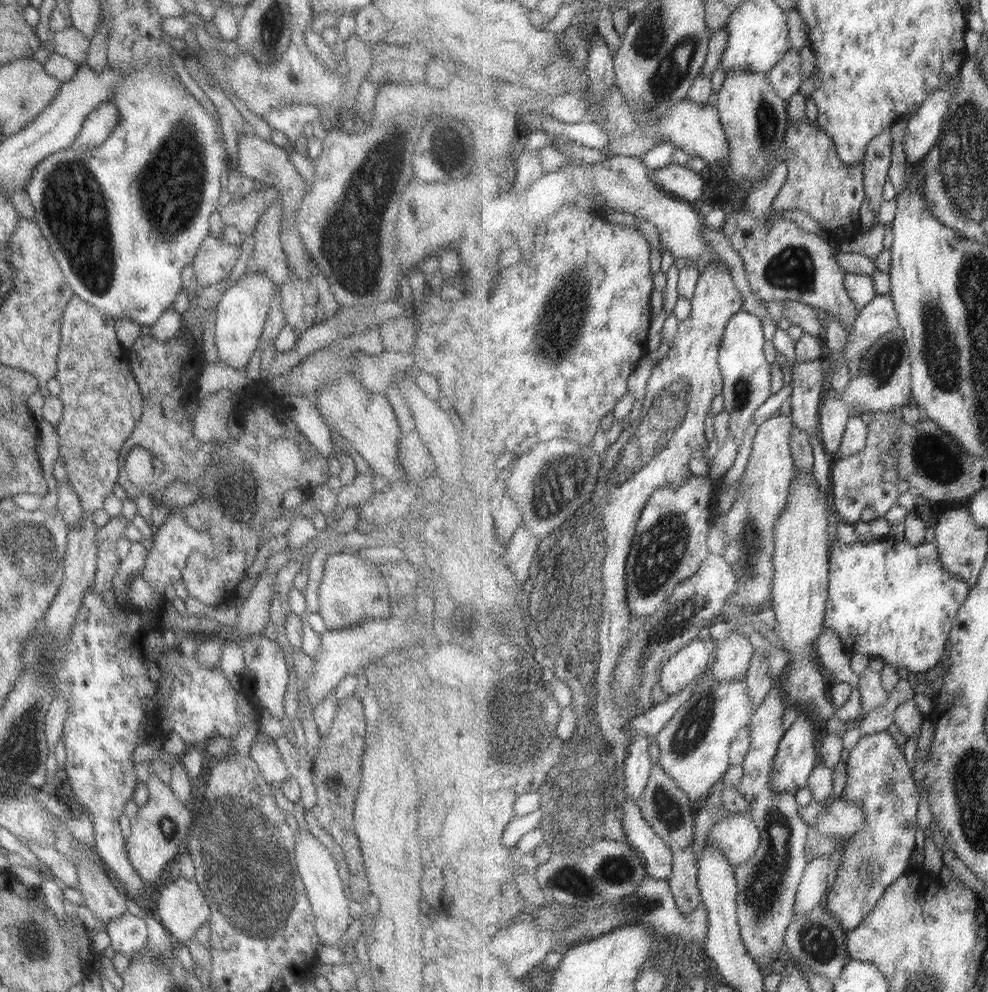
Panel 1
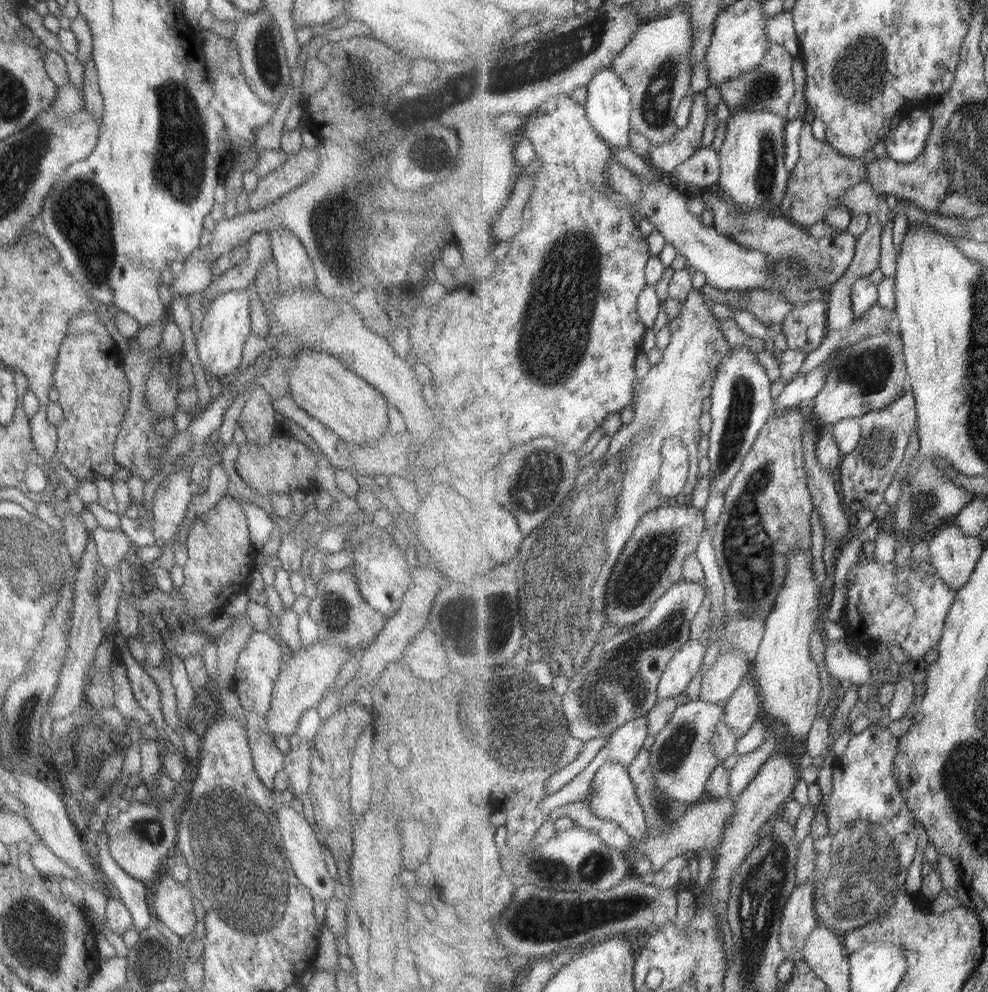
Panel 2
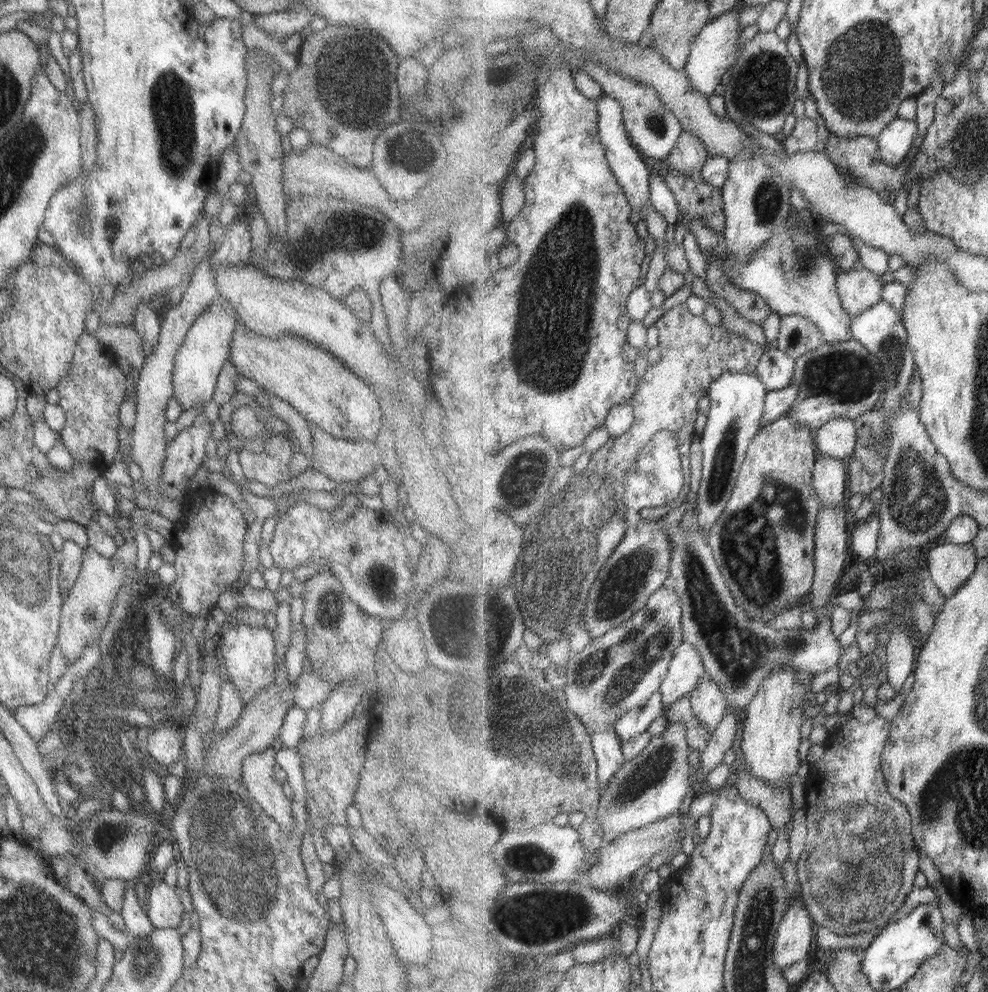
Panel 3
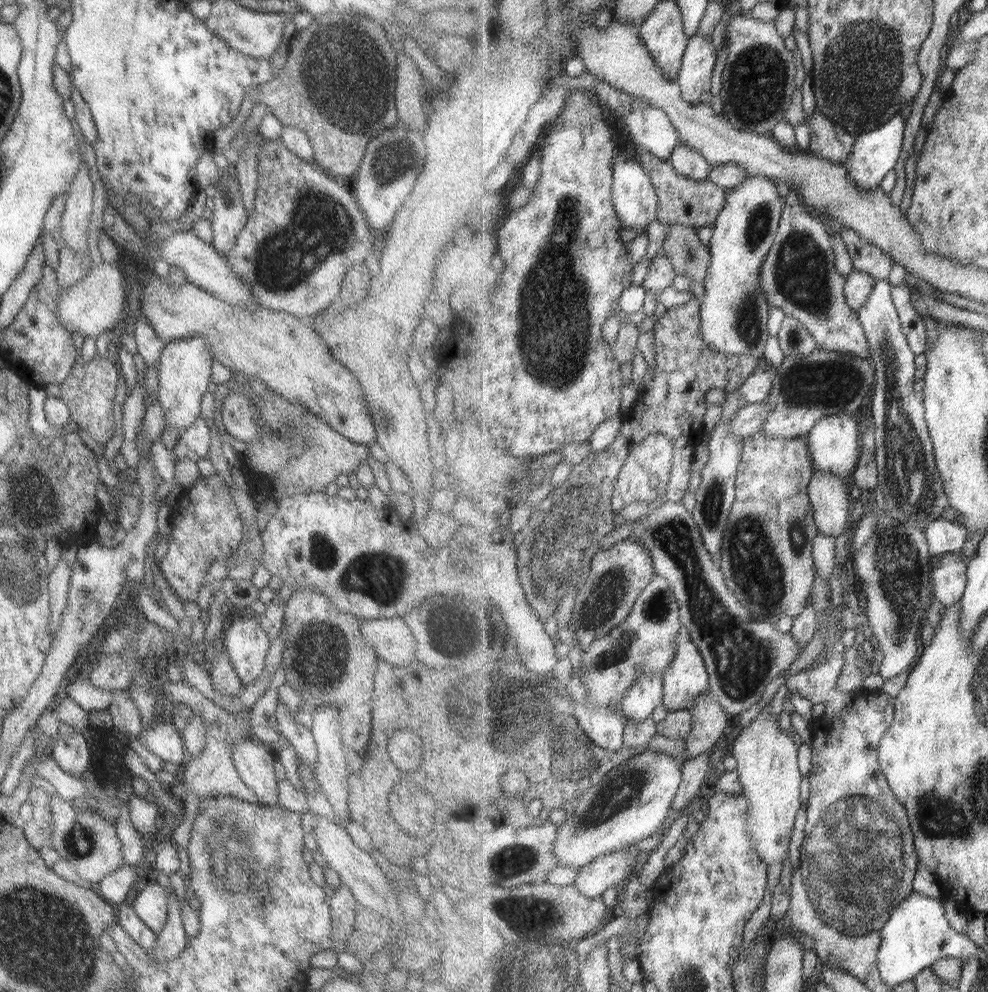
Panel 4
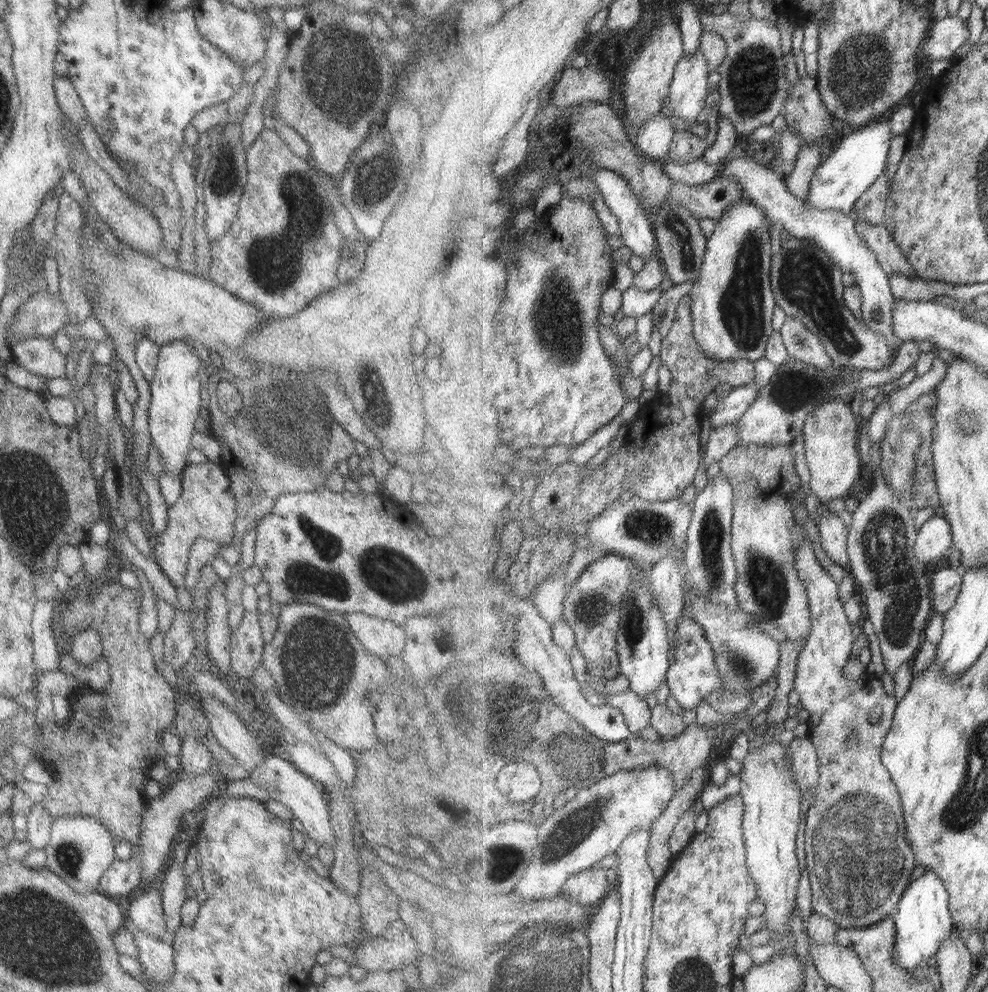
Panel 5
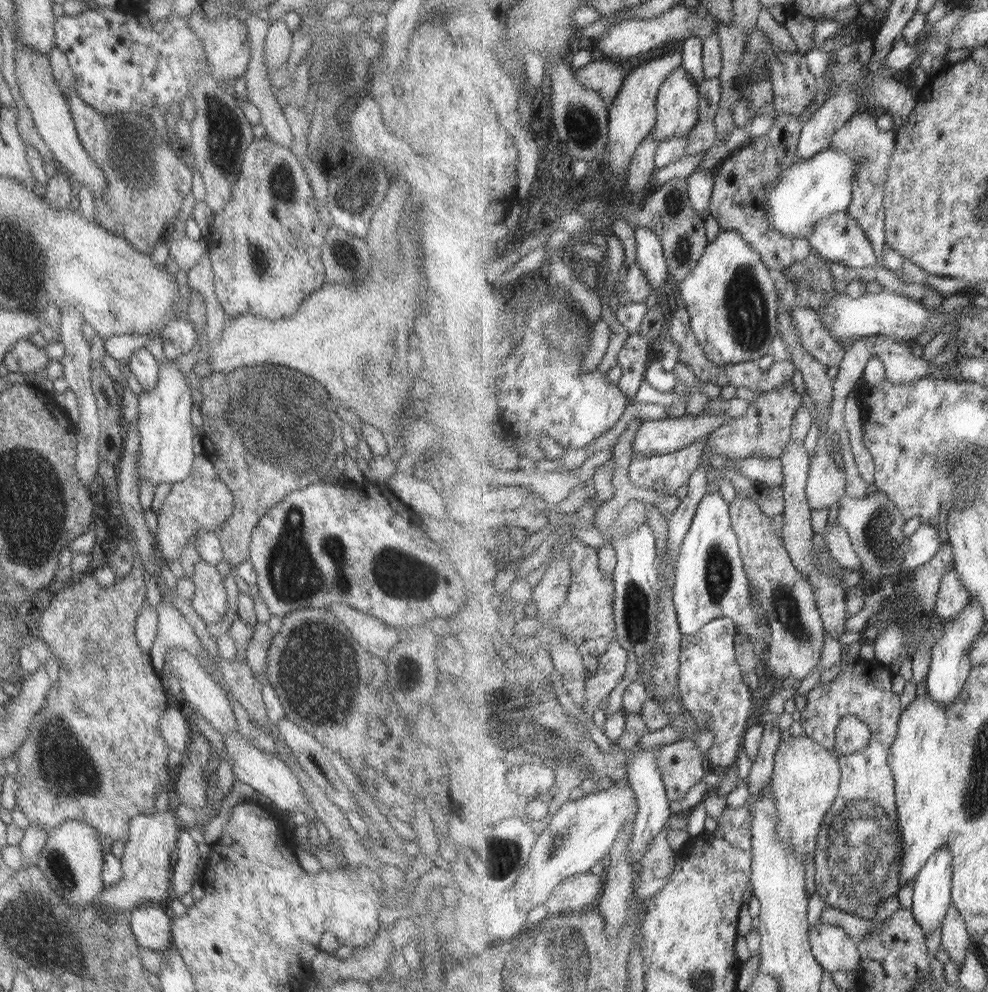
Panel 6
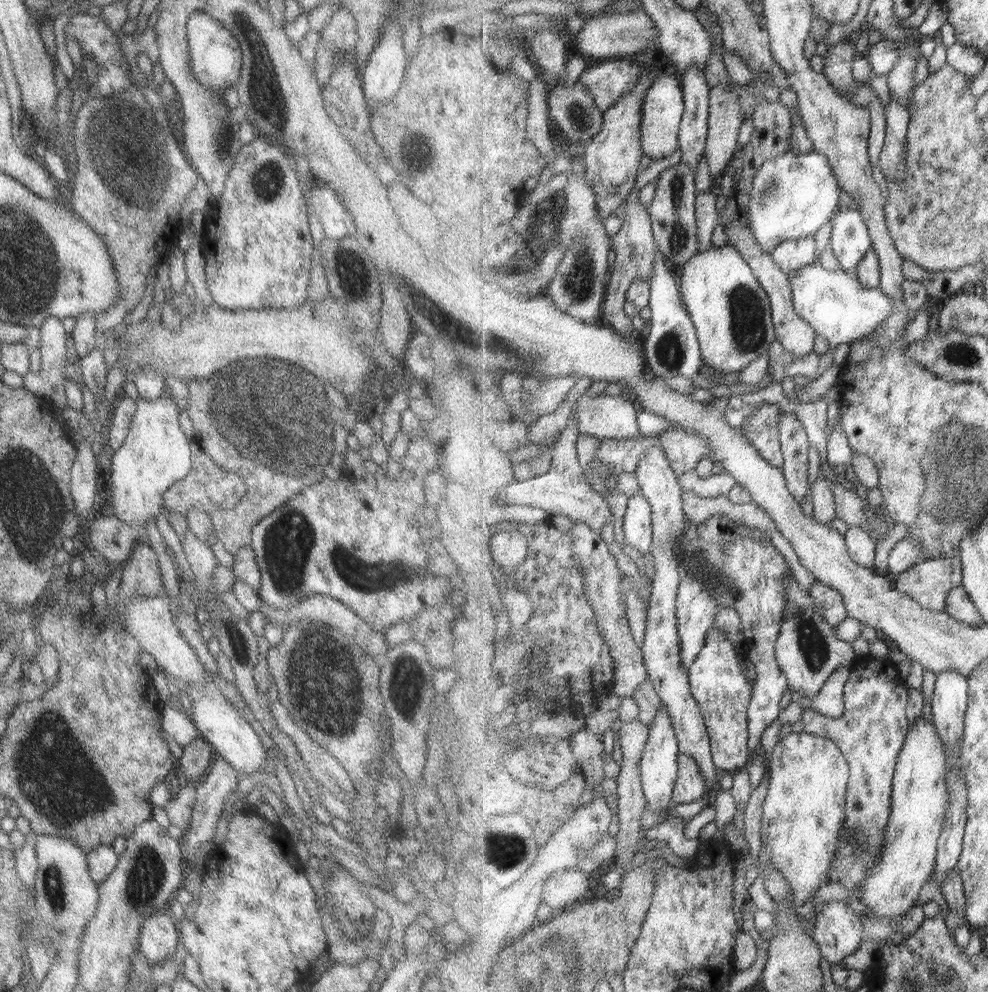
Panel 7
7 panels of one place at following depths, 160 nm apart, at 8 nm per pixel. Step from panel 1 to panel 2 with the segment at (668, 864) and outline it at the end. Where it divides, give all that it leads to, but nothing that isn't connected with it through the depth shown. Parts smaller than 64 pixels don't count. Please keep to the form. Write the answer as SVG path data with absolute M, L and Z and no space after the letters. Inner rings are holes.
M608 762L608 764L601 765L595 776L587 781L592 792L591 806L596 821L615 820L631 838L636 838L636 840L648 838L646 814L636 795L636 784L624 764Z

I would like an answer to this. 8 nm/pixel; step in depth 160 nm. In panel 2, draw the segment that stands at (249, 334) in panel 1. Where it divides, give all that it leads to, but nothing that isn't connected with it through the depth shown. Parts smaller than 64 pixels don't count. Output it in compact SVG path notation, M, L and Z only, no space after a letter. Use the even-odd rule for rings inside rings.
M230 290L218 294L203 313L199 333L195 335L198 364L201 370L209 371L211 376L219 379L232 376L241 362L241 350L249 334L249 298L245 290Z

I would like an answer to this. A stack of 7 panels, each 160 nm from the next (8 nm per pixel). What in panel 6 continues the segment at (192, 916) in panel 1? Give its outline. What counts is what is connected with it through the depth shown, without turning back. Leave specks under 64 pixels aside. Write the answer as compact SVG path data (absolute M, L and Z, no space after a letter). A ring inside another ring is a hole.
M156 904L141 905L133 909L129 912L128 921L137 946L152 951L172 946L169 918Z

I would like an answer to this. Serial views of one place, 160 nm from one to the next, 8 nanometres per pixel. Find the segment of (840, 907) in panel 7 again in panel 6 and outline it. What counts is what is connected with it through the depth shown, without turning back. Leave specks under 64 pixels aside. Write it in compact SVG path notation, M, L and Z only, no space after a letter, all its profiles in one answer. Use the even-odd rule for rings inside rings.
M820 922L810 928L812 951L826 972L853 971L859 975L862 970L862 955L858 941L851 938L836 924Z

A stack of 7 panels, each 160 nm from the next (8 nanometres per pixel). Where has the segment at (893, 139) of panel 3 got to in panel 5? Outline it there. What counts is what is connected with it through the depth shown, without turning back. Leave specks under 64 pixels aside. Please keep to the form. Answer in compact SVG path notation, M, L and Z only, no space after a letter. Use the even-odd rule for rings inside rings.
M886 118L859 130L850 130L826 153L812 178L809 195L803 199L807 208L840 211L850 215L859 199L882 178L891 150L891 122Z

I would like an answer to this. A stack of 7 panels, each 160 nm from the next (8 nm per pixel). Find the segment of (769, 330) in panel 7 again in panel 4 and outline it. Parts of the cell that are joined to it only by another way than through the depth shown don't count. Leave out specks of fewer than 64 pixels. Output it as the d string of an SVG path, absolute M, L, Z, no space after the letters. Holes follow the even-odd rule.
M764 176L747 177L737 188L728 190L726 208L719 214L714 224L714 235L709 246L712 263L703 282L706 293L700 307L705 344L715 352L749 355L758 360L764 356L770 340L767 320L771 304L762 292L760 272L769 251L774 246L785 205L785 200L779 196L777 186Z

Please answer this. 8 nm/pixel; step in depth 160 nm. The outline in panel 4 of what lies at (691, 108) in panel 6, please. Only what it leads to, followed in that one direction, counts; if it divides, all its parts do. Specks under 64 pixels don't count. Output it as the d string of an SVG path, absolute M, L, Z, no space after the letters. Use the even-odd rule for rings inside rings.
M700 30L690 37L682 62L682 71L677 79L683 100L691 104L711 101L710 84L717 62L717 51L711 42L711 37Z

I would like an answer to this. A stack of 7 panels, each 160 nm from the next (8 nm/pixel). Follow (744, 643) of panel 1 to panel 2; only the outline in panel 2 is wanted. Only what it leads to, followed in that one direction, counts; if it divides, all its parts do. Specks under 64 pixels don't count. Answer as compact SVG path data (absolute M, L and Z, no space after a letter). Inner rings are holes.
M727 653L704 674L699 698L722 705L742 686L745 676L752 670L752 662L739 653Z

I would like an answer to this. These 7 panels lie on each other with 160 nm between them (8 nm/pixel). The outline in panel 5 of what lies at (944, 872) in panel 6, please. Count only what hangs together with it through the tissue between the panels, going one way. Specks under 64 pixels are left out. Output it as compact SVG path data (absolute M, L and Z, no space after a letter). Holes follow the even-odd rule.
M928 871L919 879L910 883L906 894L900 900L899 911L894 915L897 929L894 948L894 960L898 966L915 970L925 964L928 958L936 958L943 943L955 929L954 918L950 909L950 892L946 884L933 872Z

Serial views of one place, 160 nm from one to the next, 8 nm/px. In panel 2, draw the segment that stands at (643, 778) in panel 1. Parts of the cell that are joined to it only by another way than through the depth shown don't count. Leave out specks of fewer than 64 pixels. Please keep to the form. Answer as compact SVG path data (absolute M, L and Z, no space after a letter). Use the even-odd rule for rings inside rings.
M643 716L635 721L629 721L627 724L617 728L606 741L606 744L599 751L593 761L587 766L585 776L587 779L595 776L596 771L601 765L624 764L629 769L639 753L645 746L648 734L648 718Z

